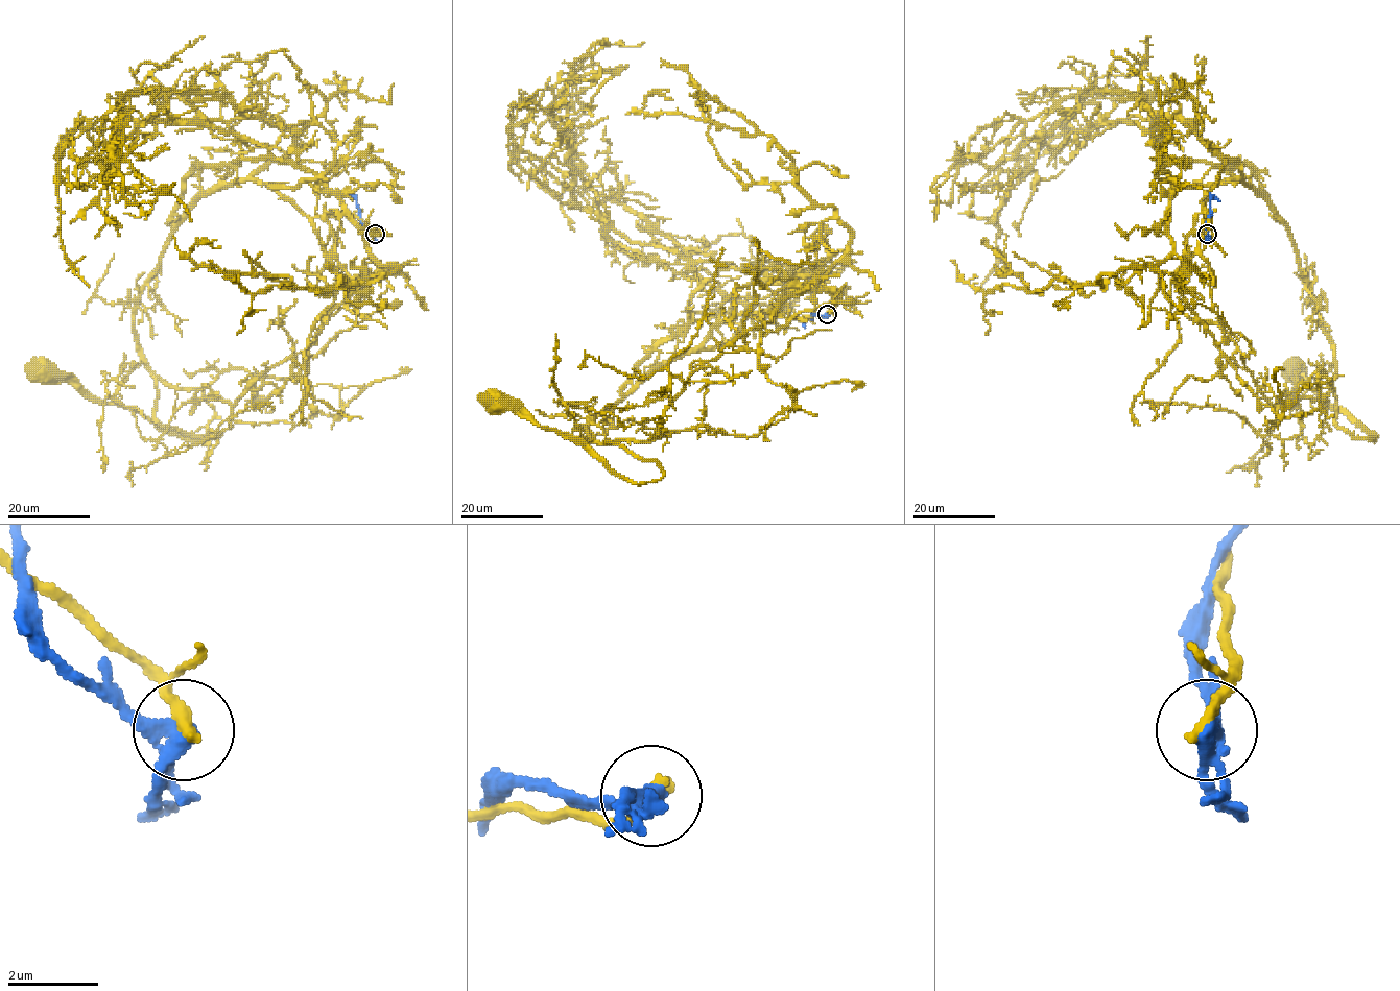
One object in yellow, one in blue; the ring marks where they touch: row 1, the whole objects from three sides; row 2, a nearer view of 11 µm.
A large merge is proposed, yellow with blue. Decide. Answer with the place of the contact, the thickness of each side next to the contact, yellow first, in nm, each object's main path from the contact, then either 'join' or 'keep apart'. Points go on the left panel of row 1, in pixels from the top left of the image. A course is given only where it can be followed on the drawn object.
at (375, 234); 280 nm thick on the yellow side, 340 nm on the other; yellow runs (374, 233), (245, 179), (189, 210), (135, 335), (156, 419), (210, 437), (42, 371); blue runs (374, 233), (361, 225), (353, 195), (353, 201); keep apart

